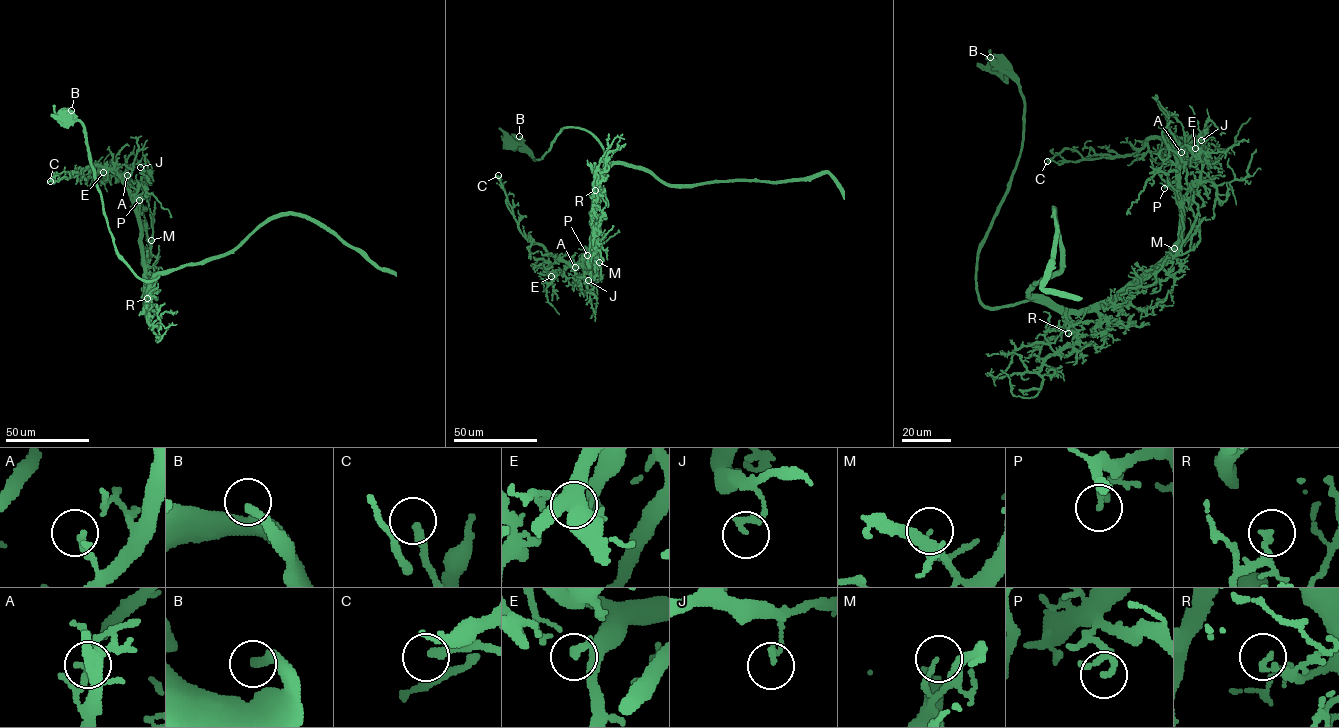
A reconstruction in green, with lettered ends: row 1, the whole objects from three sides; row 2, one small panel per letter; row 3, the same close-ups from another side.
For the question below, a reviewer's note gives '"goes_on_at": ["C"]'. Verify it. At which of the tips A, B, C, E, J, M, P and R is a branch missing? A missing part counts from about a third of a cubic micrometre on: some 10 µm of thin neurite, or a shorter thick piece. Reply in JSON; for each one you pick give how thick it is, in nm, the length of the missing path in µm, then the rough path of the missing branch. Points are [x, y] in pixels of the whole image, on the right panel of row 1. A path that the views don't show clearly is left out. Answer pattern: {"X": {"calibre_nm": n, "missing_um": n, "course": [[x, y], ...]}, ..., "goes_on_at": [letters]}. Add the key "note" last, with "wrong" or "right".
{"C": {"calibre_nm": 240, "missing_um": 10, "course": [[1047, 161], [1027, 160]]}, "goes_on_at": ["C"], "note": "right"}

